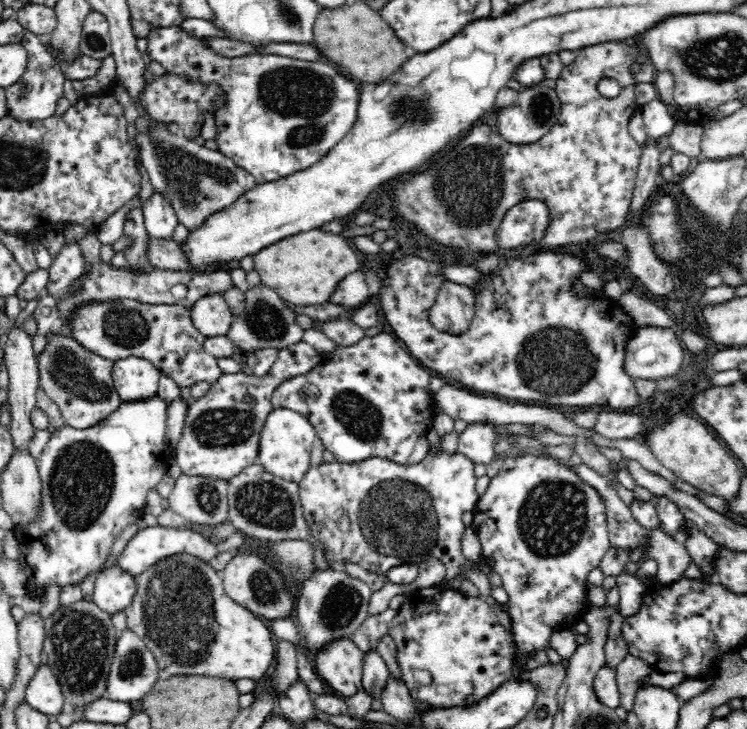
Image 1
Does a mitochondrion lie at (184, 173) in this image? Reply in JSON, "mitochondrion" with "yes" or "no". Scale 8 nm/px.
{"mitochondrion":"yes"}

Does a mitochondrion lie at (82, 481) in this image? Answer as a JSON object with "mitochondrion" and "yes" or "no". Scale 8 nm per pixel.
{"mitochondrion":"yes"}

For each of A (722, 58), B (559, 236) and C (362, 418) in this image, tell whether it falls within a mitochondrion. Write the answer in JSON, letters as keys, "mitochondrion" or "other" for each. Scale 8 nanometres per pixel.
{"A":"mitochondrion","B":"other","C":"mitochondrion"}

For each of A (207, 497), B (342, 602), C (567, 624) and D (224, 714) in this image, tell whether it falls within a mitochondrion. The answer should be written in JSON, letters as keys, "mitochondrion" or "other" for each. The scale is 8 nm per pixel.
{"A":"mitochondrion","B":"mitochondrion","C":"other","D":"other"}

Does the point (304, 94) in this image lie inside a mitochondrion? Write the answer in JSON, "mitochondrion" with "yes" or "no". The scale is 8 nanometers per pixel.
{"mitochondrion":"yes"}

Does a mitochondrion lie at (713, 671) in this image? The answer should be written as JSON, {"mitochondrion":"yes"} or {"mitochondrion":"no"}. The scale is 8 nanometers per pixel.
{"mitochondrion":"no"}

